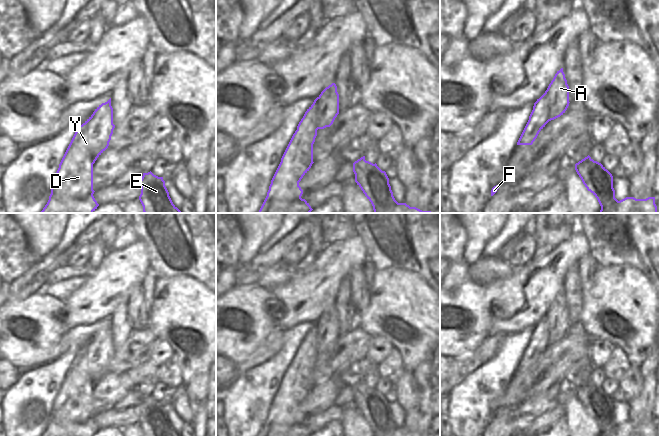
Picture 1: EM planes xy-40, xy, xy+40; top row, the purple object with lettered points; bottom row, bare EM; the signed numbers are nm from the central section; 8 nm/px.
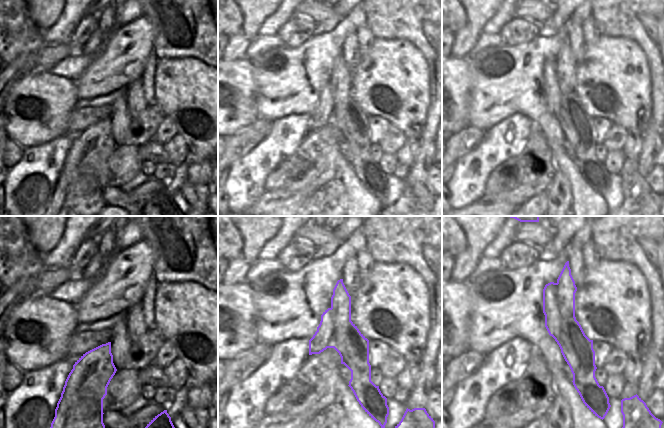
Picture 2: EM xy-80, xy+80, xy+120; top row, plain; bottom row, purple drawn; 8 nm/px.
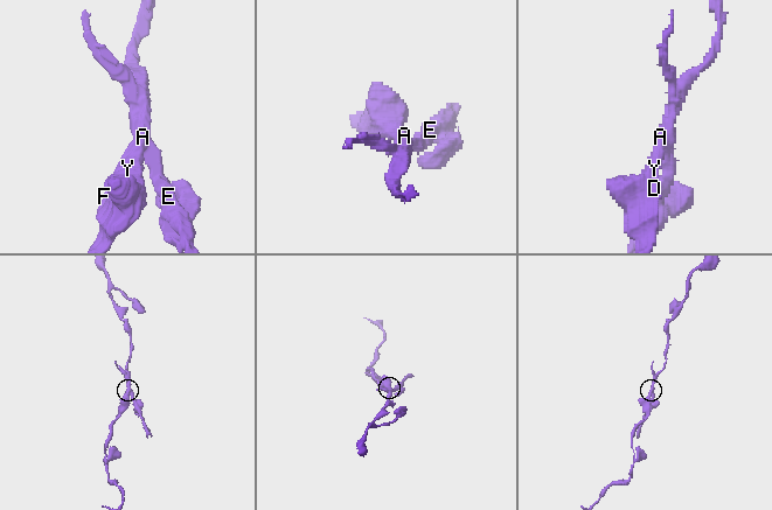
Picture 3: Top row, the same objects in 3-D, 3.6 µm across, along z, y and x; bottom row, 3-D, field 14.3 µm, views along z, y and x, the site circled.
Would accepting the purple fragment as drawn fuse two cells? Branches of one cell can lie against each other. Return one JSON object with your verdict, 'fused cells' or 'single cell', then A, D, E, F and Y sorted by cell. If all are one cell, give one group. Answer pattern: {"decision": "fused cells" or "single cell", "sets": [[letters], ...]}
{"decision": "fused cells", "sets": [["A", "D", "F", "Y"], ["E"]]}

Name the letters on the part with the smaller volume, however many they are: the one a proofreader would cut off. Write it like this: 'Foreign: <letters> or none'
Foreign: E

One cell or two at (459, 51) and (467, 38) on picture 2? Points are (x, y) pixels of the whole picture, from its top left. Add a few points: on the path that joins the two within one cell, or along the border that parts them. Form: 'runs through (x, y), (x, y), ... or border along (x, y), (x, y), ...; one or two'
runs through (461, 48), (464, 41); one

